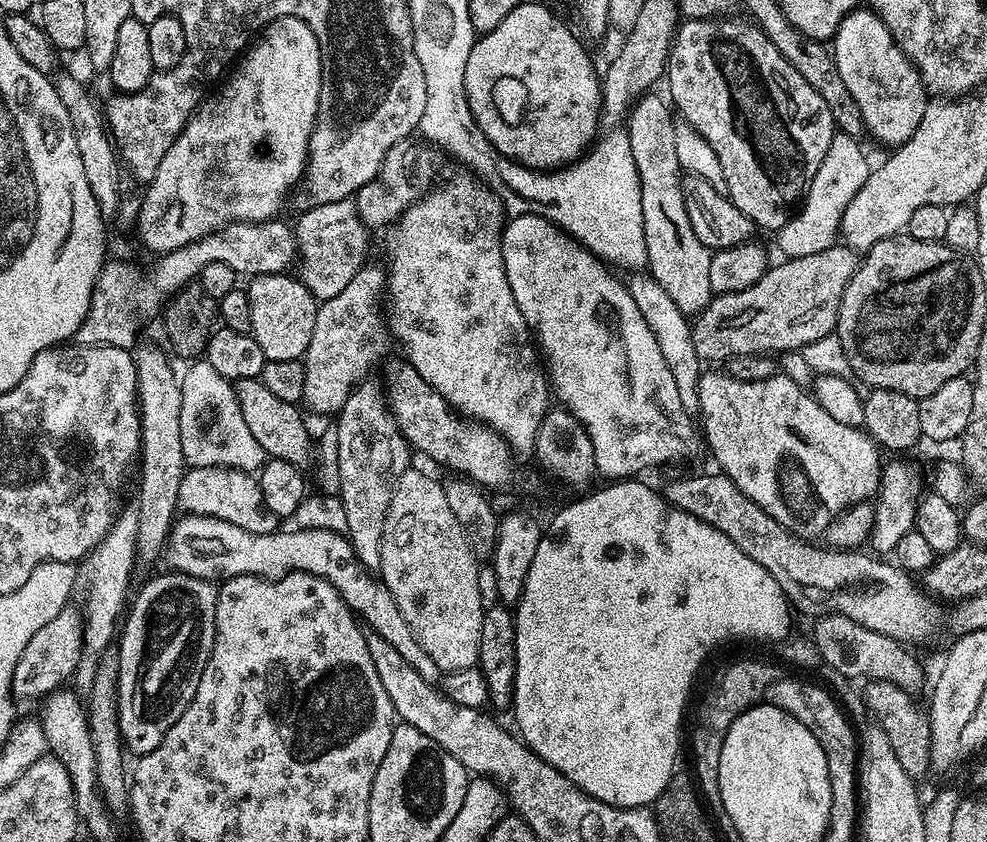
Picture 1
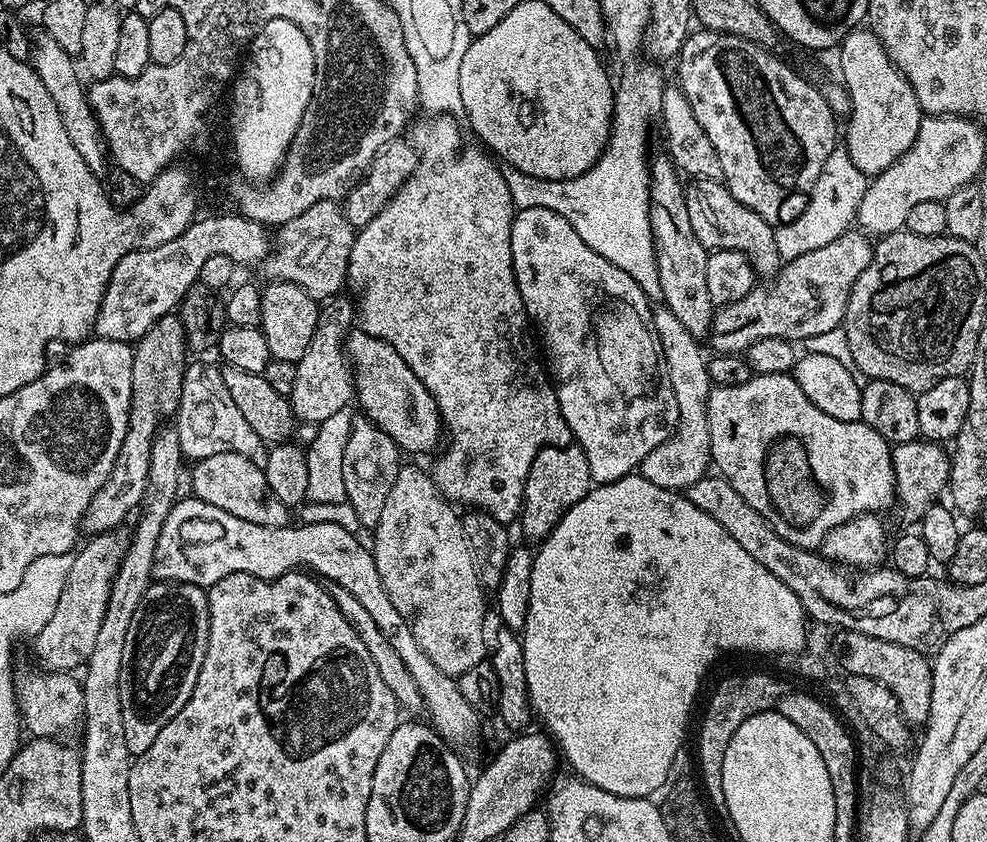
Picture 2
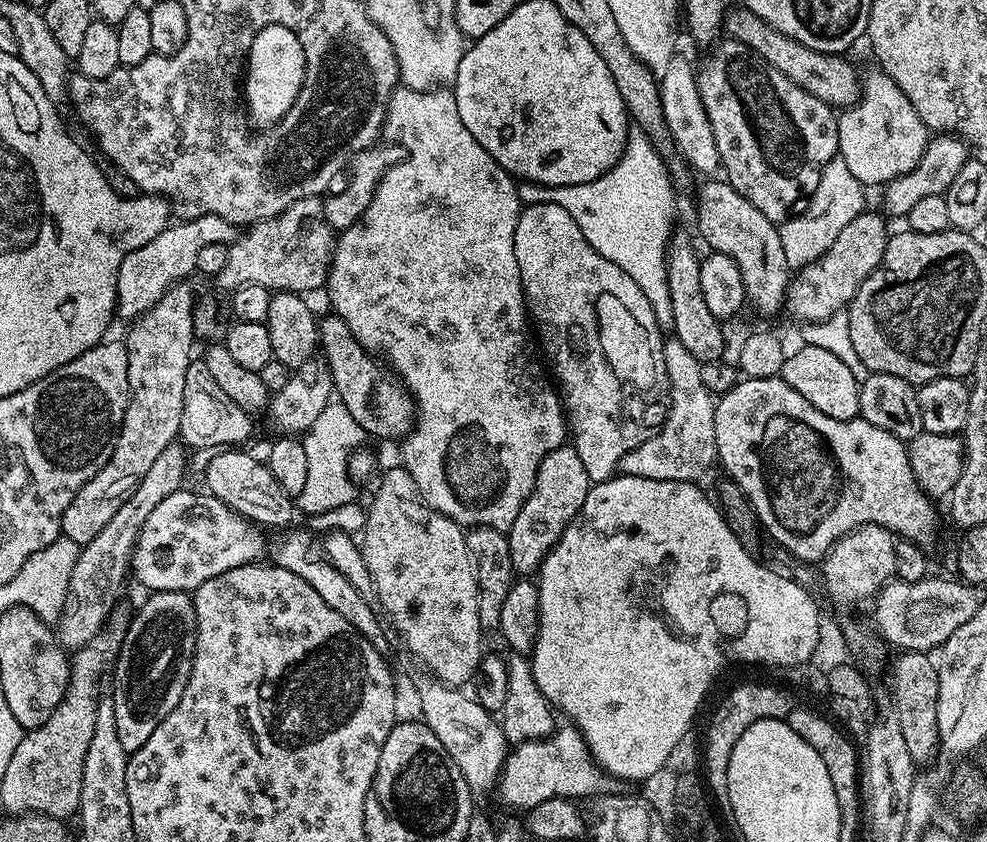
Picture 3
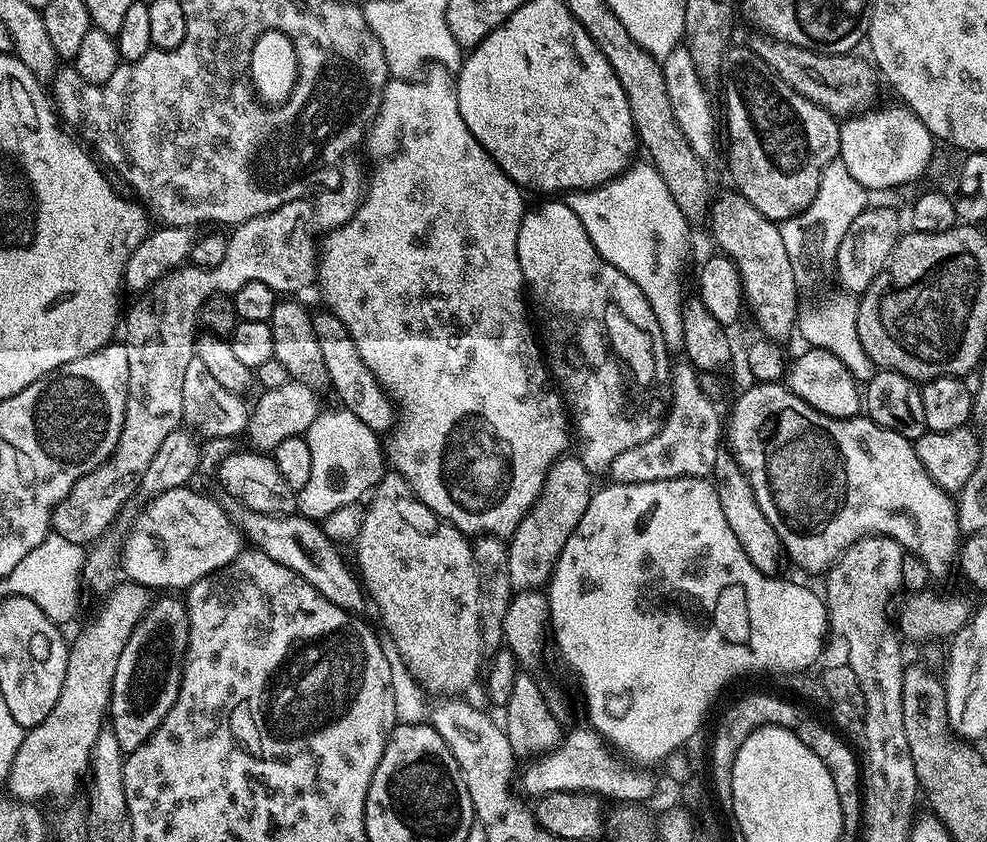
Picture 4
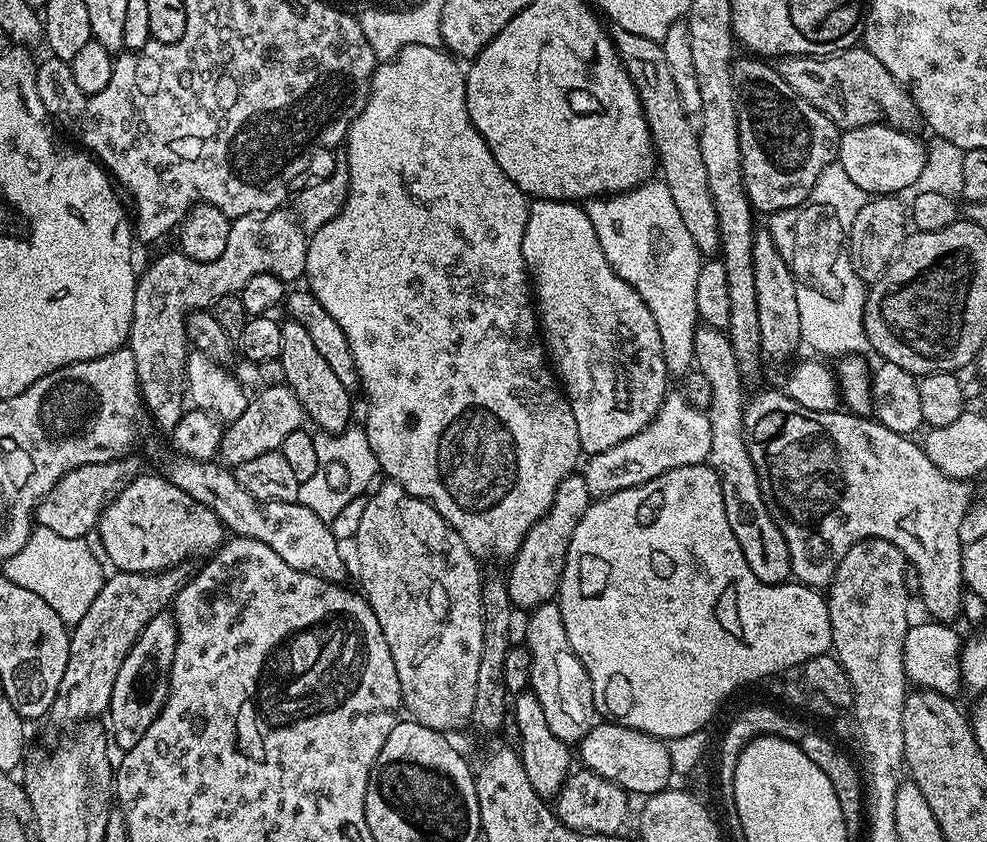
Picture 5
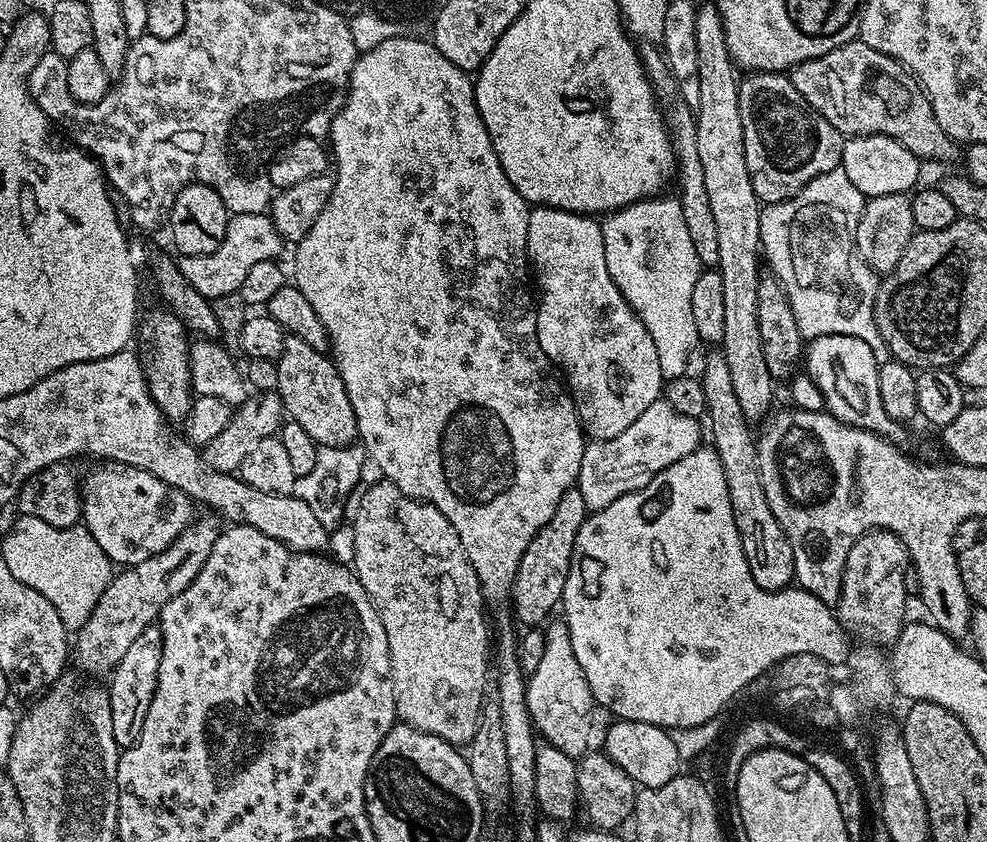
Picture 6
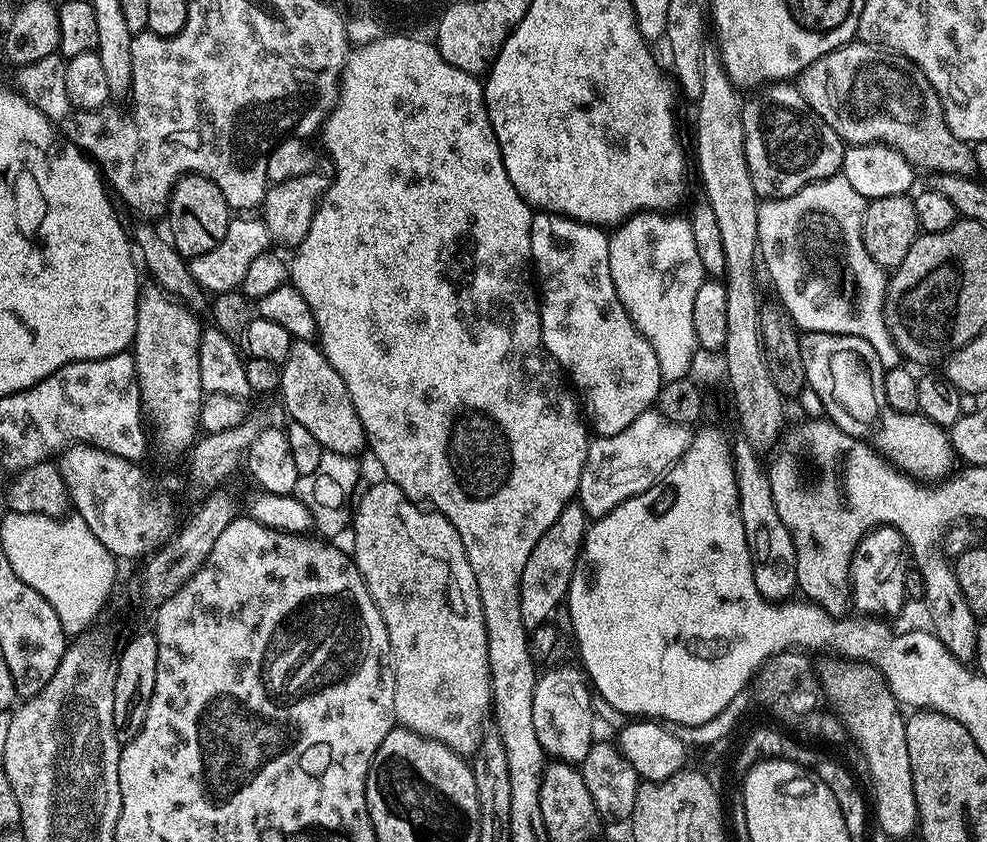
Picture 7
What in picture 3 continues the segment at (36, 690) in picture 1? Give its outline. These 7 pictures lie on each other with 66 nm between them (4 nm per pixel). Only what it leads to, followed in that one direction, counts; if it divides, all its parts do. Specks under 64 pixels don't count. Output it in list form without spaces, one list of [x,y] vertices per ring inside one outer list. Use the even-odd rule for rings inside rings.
[[[173,442],[158,454],[158,459],[150,466],[149,473],[142,478],[138,490],[134,492],[119,508],[118,513],[110,518],[110,522],[102,528],[101,533],[81,547],[78,562],[75,563],[70,586],[68,602],[64,604],[60,619],[56,622],[58,643],[65,650],[75,650],[86,646],[90,638],[101,631],[112,614],[114,592],[119,588],[124,576],[127,577],[138,534],[151,511],[162,502],[162,498],[170,498],[170,494],[181,491],[185,487],[184,475],[188,472],[189,449],[183,443]]]

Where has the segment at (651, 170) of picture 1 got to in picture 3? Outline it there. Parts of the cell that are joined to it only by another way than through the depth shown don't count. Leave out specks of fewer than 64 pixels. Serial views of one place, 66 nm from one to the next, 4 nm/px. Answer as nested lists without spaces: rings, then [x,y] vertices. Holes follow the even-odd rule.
[[[680,234],[673,235],[670,241],[668,254],[668,281],[670,282],[670,308],[672,310],[671,329],[674,339],[682,342],[694,358],[701,362],[705,360],[719,360],[724,352],[724,328],[725,325],[706,307],[706,301],[702,299],[702,285],[698,270],[700,269],[701,257],[696,256],[692,244],[686,237]]]

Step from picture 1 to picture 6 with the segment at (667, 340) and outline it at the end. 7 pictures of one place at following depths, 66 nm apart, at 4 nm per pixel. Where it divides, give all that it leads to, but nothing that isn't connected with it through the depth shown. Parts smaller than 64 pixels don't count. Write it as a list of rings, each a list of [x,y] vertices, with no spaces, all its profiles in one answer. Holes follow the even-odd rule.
[[[661,398],[650,402],[650,406],[646,406],[646,410],[642,410],[642,414],[638,414],[638,419],[631,426],[626,426],[626,430],[622,430],[618,438],[585,443],[582,466],[578,470],[574,486],[582,494],[589,513],[601,512],[603,508],[610,506],[610,502],[622,498],[622,494],[630,494],[634,490],[646,487],[662,469],[674,466],[674,462],[686,458],[686,454],[701,447],[700,428],[696,424],[699,424],[697,417],[678,414],[674,406],[670,406],[667,400]]]

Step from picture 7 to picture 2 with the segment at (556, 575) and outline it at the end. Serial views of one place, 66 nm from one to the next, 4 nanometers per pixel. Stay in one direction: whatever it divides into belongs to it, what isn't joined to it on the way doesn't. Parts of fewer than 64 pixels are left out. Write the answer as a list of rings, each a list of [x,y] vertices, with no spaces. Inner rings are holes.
[[[549,446],[543,448],[534,458],[530,466],[530,474],[524,487],[524,502],[520,509],[518,525],[524,536],[533,542],[545,540],[558,526],[558,522],[586,494],[592,491],[594,481],[590,474],[590,462],[586,462],[586,454],[579,446]]]

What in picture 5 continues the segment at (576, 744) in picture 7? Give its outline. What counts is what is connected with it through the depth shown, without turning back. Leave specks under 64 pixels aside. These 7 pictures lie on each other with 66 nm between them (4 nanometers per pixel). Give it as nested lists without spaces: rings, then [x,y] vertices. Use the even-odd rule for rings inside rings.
[[[549,602],[533,608],[527,616],[524,646],[531,655],[529,689],[538,698],[545,713],[546,724],[554,736],[569,746],[578,744],[593,728],[598,718],[598,698],[593,694],[589,672],[573,653],[566,636],[566,625],[562,623],[559,603]]]

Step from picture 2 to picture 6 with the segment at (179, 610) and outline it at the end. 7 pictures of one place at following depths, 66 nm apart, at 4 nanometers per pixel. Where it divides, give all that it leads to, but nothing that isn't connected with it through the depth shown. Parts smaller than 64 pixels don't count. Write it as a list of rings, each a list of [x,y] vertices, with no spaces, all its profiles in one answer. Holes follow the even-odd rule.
[[[153,626],[142,630],[138,638],[134,638],[130,650],[122,657],[122,662],[111,673],[112,688],[107,689],[110,698],[110,710],[114,722],[114,742],[123,750],[130,747],[140,737],[142,722],[146,722],[146,710],[150,710],[150,702],[154,698],[154,690],[158,686],[158,666],[162,663],[162,634],[159,627]]]

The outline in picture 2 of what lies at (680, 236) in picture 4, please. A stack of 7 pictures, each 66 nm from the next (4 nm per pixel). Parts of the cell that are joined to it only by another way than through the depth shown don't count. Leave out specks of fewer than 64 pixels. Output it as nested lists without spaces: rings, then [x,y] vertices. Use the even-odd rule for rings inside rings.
[[[628,64],[614,88],[612,97],[612,133],[598,162],[586,174],[569,180],[534,178],[534,174],[522,174],[522,170],[503,169],[506,186],[510,186],[510,198],[518,210],[545,208],[562,214],[574,230],[578,230],[582,242],[590,246],[606,262],[614,262],[618,270],[626,270],[634,282],[644,291],[649,301],[662,297],[658,278],[656,247],[650,226],[650,151],[648,152],[648,116],[655,117],[662,106],[662,94],[666,87],[664,76],[656,68],[635,68]]]

